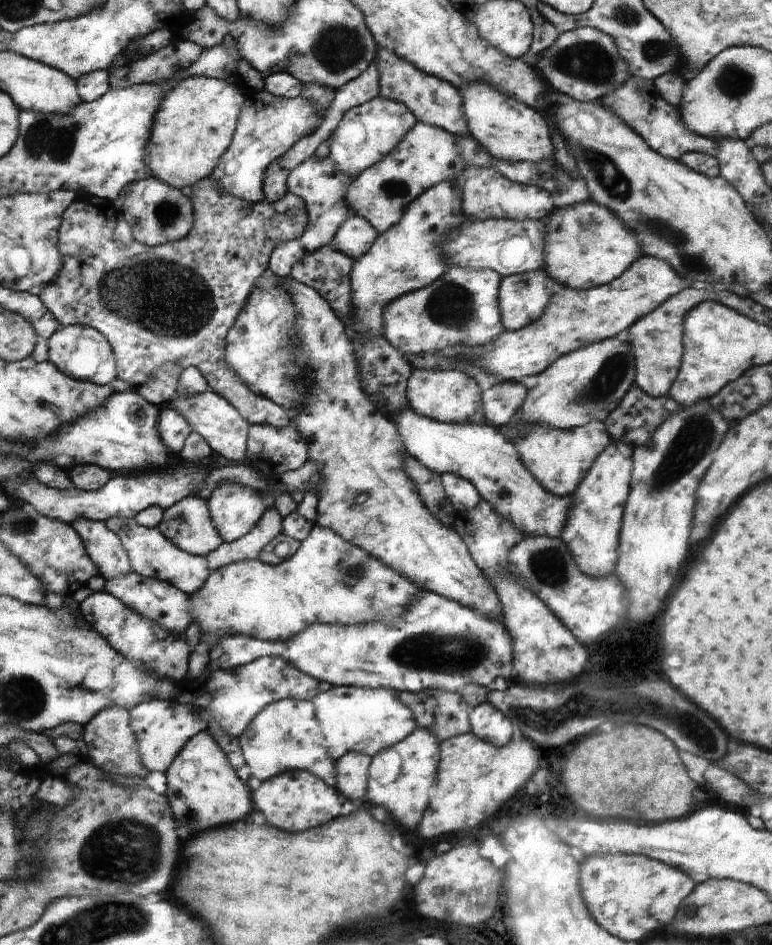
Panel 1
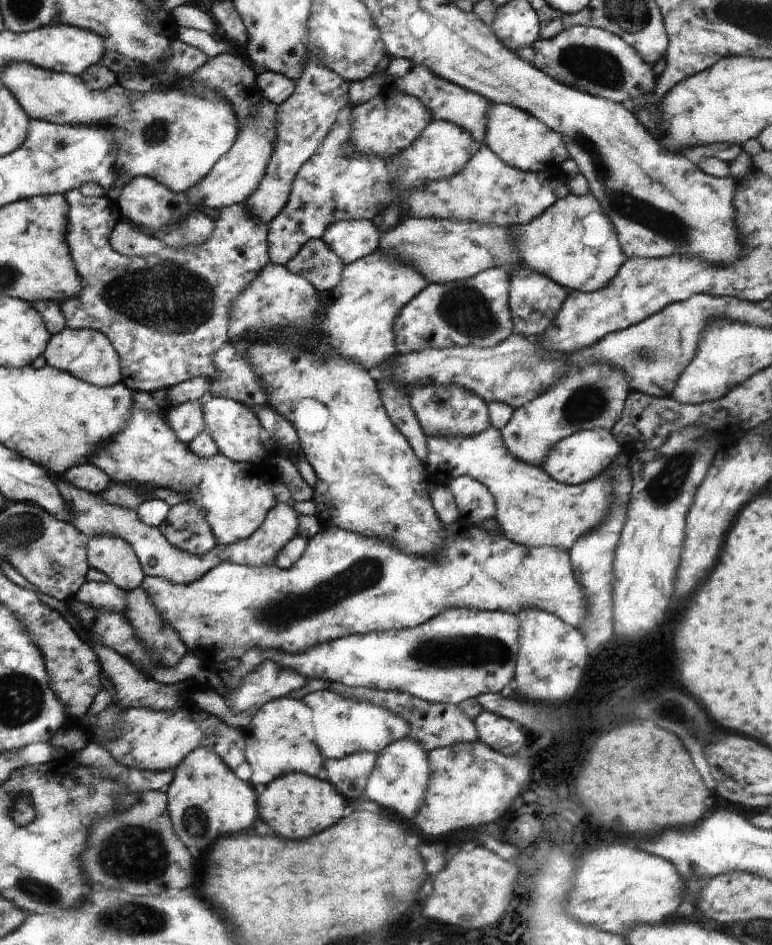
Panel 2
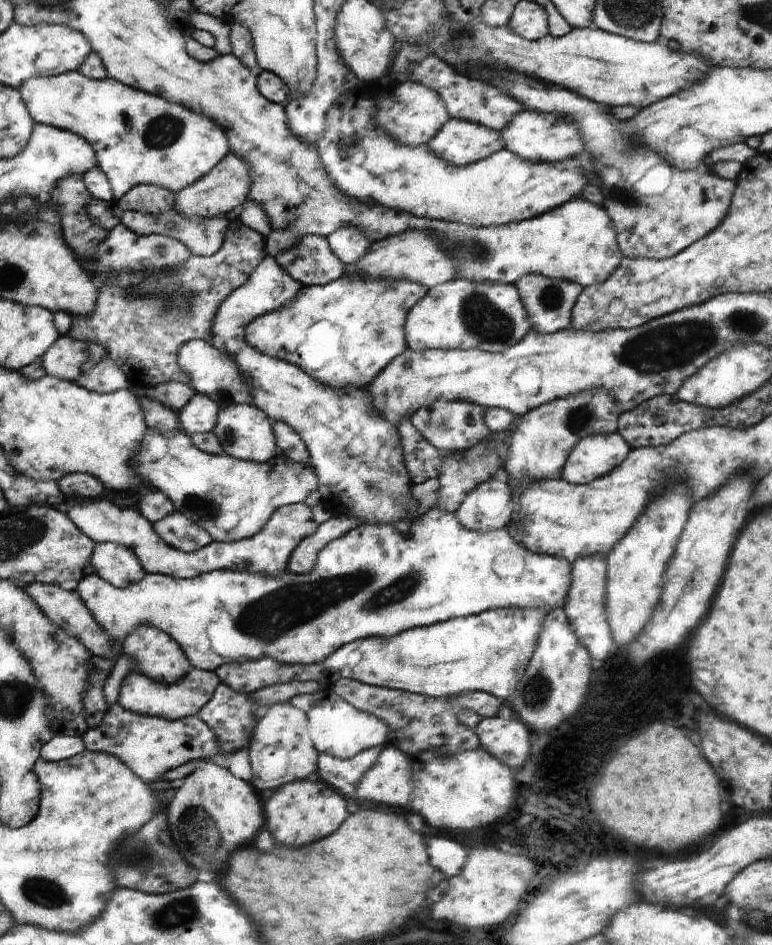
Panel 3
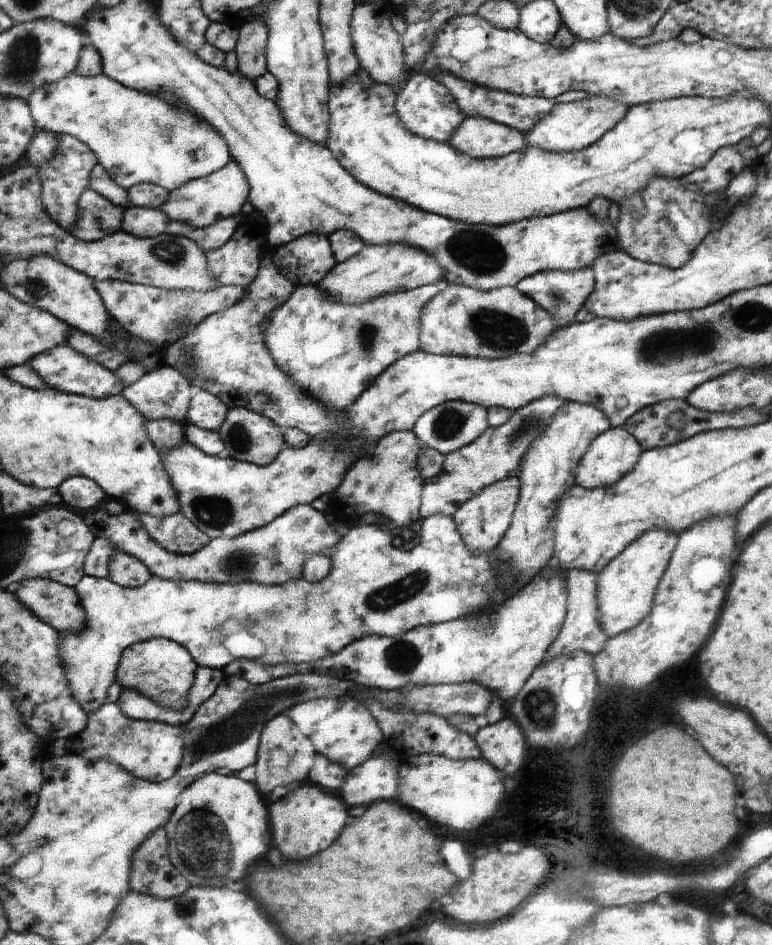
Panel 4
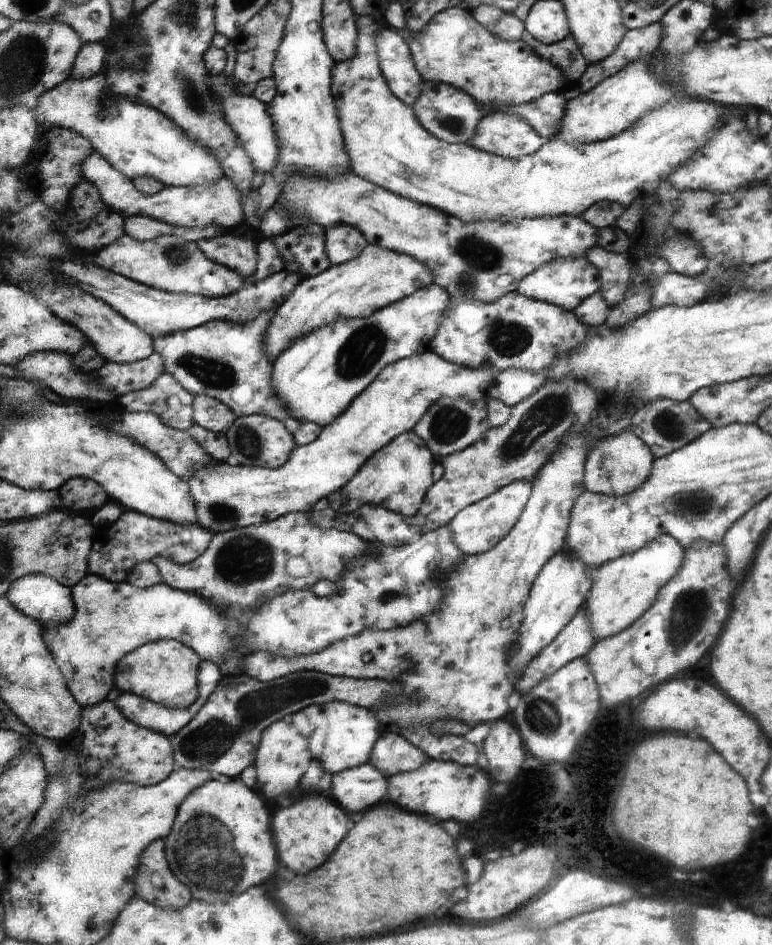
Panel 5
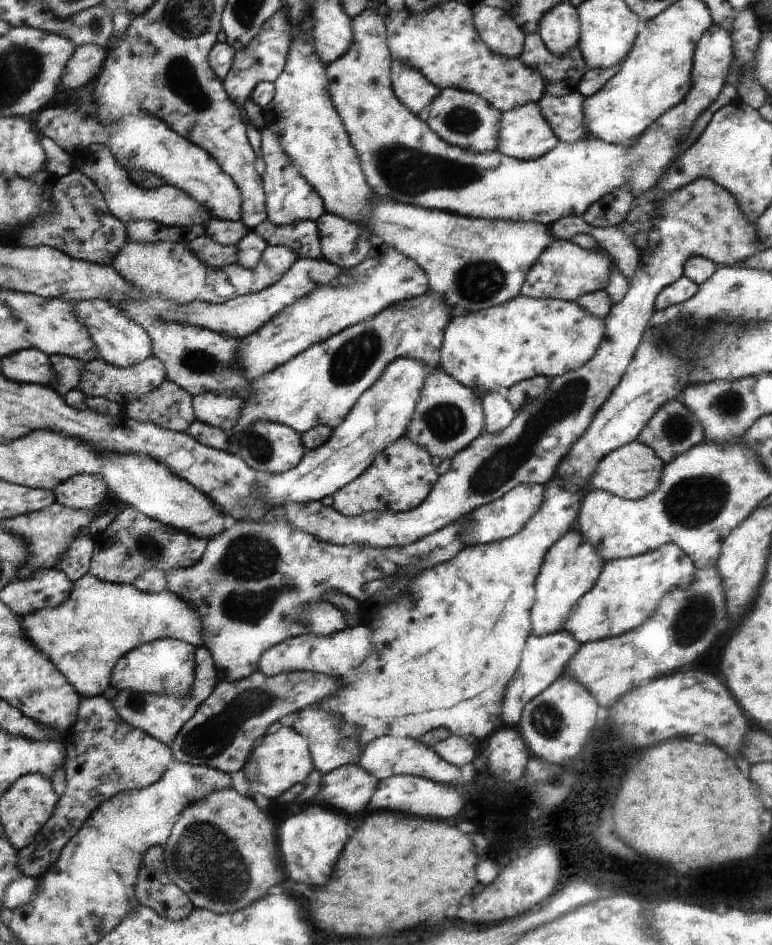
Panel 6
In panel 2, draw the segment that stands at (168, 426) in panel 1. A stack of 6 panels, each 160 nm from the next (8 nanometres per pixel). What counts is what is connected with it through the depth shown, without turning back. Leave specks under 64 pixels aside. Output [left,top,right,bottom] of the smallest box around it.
[166,401,206,444]

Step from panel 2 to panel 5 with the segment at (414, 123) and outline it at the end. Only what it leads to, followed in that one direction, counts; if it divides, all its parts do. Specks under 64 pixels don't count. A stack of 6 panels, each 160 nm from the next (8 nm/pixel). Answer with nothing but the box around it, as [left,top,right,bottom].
[412,81,485,143]

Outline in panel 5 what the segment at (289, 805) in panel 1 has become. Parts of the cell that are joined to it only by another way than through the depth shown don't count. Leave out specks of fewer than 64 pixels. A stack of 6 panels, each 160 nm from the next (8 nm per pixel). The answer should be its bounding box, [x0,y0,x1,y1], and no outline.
[274,793,348,874]

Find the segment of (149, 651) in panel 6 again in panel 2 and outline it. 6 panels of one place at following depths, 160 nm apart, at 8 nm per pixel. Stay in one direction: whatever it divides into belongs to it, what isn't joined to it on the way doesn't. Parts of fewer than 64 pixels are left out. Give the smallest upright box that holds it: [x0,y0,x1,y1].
[124,587,189,667]

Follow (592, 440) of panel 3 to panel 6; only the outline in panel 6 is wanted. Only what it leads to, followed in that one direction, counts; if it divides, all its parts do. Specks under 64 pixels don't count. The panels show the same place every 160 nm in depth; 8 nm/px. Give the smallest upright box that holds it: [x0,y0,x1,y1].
[592,440,665,501]

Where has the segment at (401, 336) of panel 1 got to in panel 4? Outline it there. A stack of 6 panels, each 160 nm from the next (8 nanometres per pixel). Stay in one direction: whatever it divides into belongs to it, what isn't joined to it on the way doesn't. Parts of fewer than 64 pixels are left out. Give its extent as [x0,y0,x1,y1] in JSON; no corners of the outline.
[420,283,557,359]

